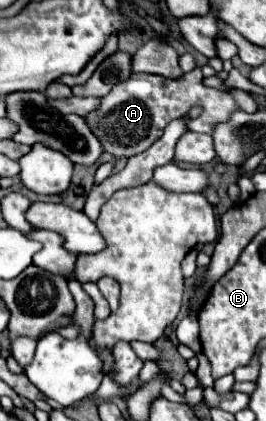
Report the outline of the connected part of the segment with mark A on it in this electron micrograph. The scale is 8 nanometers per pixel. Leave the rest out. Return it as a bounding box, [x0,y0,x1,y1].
[85,67,239,157]

